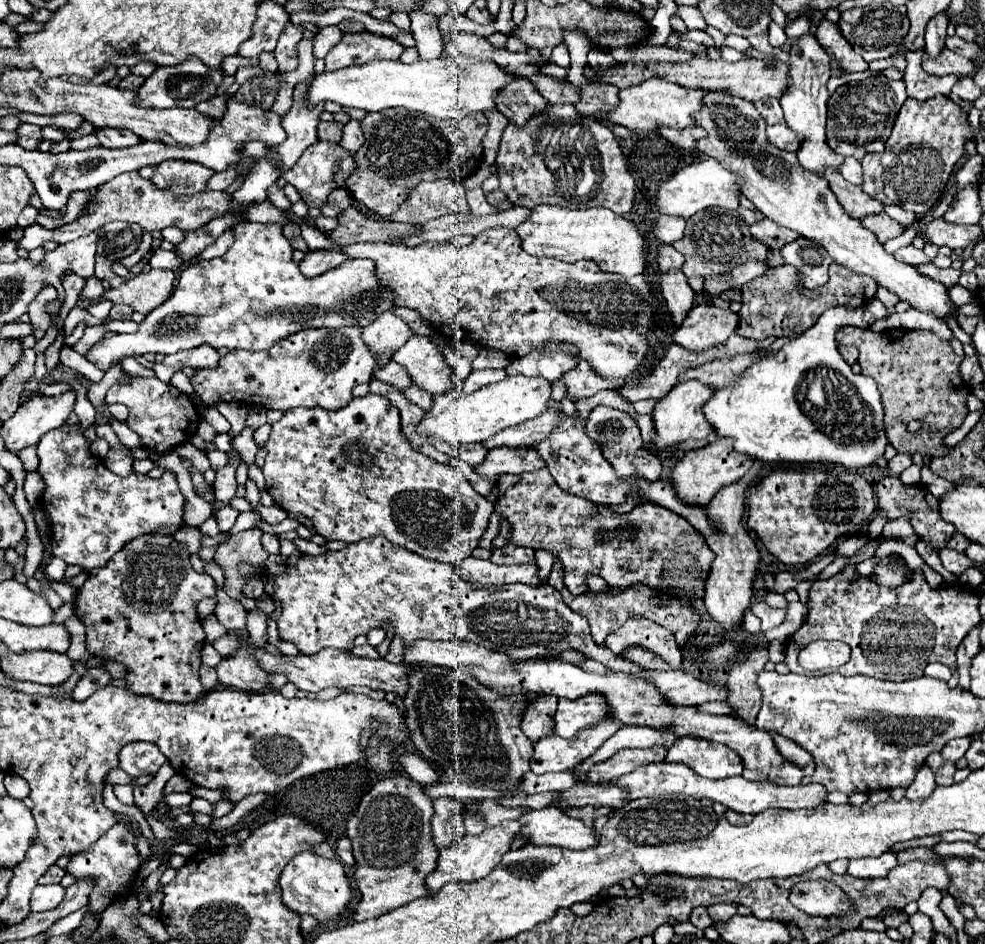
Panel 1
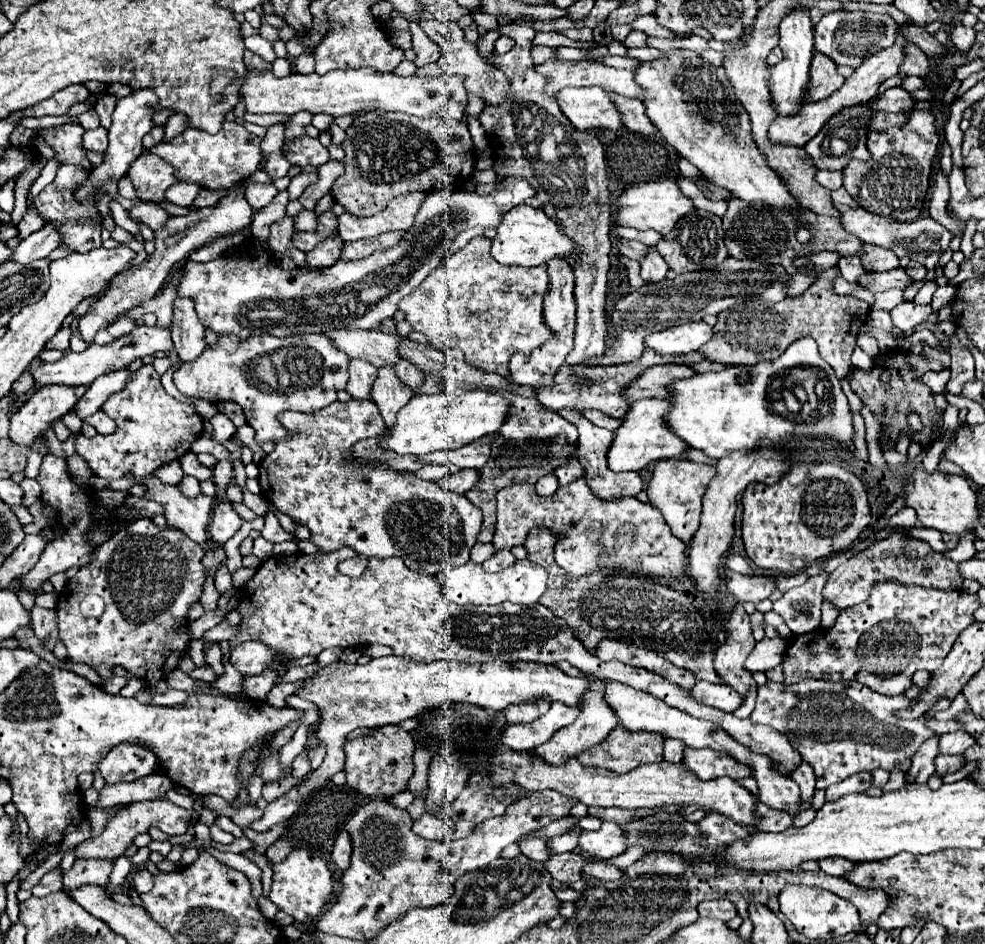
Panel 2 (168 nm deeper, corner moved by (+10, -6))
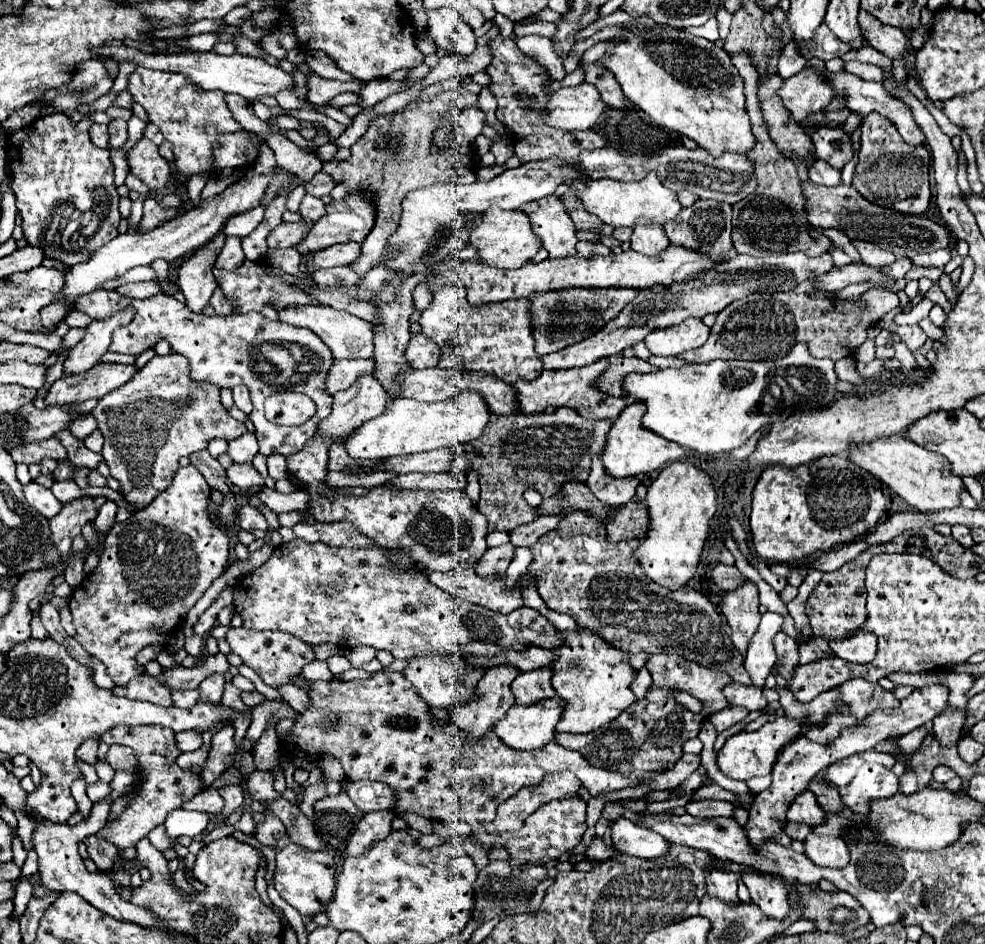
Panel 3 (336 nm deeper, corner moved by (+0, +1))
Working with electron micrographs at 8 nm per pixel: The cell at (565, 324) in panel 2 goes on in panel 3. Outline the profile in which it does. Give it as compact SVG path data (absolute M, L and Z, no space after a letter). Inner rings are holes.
M552 194L548 198L524 204L522 210L528 210L532 218L532 230L540 234L544 248L550 252L550 258L566 258L578 254L576 230L558 196Z

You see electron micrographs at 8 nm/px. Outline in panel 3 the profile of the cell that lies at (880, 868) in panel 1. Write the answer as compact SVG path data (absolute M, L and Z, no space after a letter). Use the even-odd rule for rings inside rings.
M808 834L804 846L806 846L806 856L820 868L842 868L850 862L848 844L840 838Z

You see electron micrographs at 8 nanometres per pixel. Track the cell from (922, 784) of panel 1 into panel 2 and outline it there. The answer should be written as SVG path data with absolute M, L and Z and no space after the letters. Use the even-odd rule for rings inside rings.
M934 735L930 737L928 741L924 741L918 749L918 753L912 757L912 767L908 771L908 777L906 781L908 783L926 783L928 777L936 771L934 769L934 757L938 757L938 737L940 735Z

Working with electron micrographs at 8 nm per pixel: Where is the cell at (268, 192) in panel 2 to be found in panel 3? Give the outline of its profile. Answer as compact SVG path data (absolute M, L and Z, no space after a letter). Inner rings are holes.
M262 142L262 154L260 154L260 158L256 158L256 162L254 162L254 174L270 174L274 168L276 168L276 160L274 160L274 154L272 154L272 150L266 146L266 142Z

